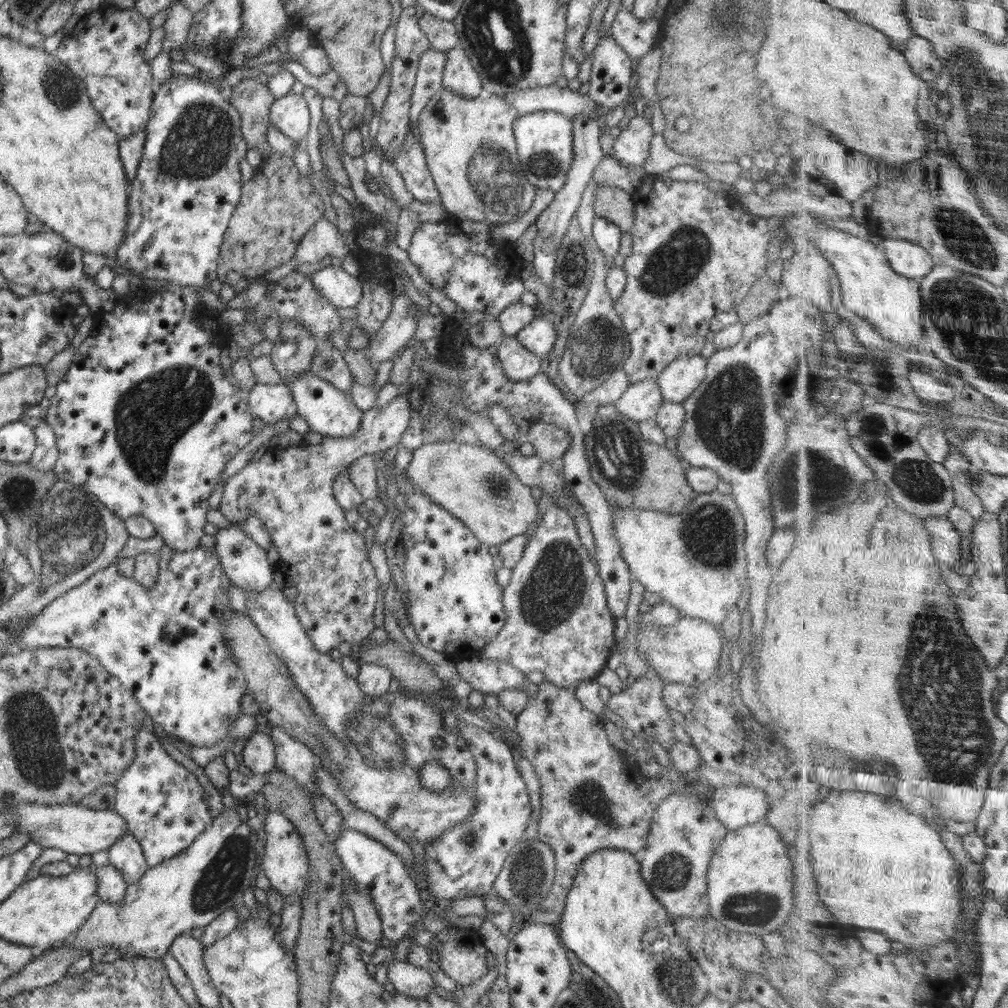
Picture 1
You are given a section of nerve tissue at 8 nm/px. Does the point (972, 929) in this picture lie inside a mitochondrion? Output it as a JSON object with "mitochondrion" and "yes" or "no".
{"mitochondrion":"no"}

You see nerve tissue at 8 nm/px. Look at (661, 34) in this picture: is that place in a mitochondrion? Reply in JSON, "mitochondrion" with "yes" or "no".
{"mitochondrion":"no"}

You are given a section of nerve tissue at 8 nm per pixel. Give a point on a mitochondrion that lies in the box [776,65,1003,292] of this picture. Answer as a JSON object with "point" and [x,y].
{"point":[963,236]}

